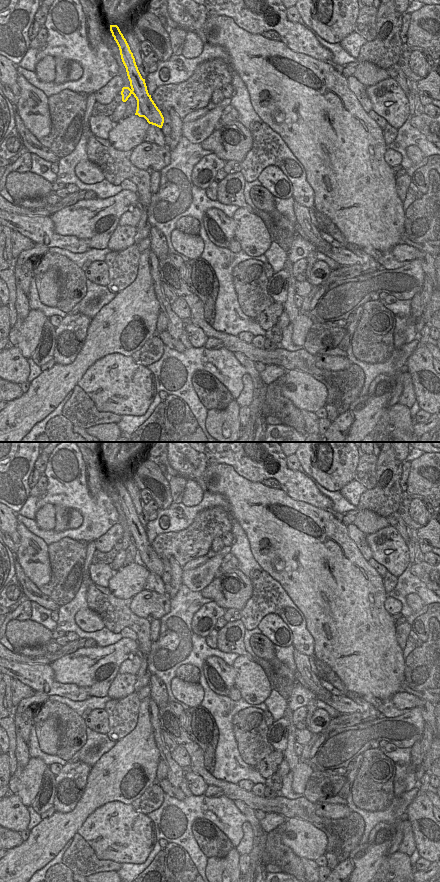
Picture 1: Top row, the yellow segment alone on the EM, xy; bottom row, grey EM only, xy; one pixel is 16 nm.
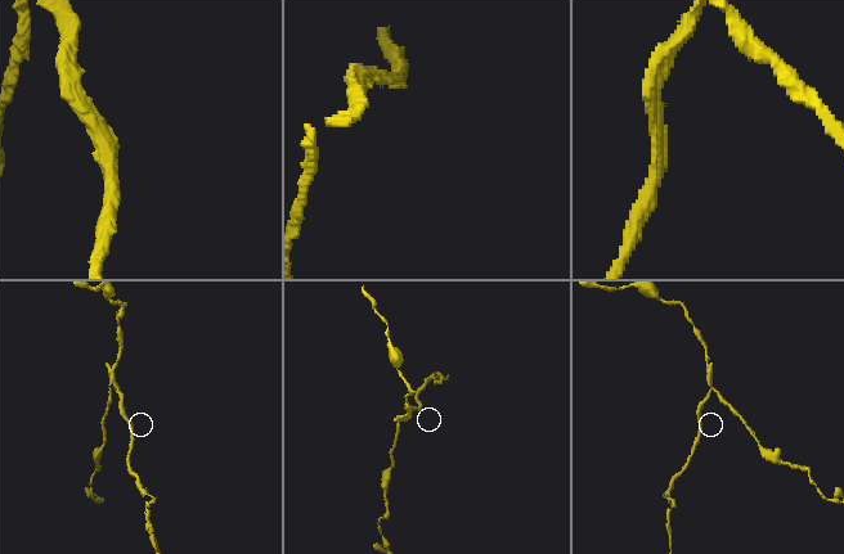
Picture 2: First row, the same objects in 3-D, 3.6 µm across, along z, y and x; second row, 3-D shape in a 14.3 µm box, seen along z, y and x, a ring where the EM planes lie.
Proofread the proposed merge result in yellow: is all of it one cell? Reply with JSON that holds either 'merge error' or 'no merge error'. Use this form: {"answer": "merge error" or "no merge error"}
{"answer": "merge error"}

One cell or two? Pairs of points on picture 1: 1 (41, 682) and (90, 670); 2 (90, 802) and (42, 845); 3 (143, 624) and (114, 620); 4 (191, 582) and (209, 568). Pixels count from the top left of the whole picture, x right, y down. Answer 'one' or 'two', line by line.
1: two
2: one
3: one
4: one

